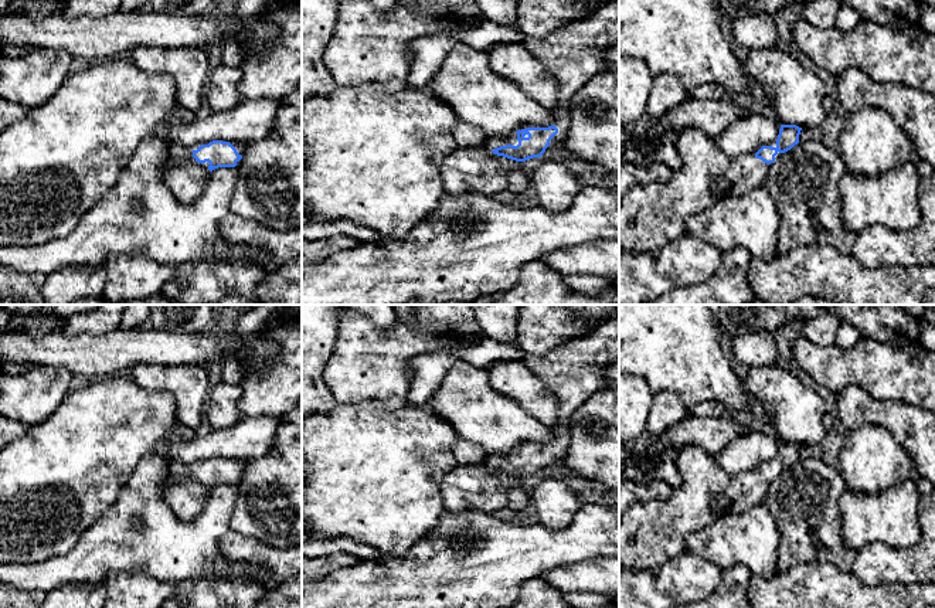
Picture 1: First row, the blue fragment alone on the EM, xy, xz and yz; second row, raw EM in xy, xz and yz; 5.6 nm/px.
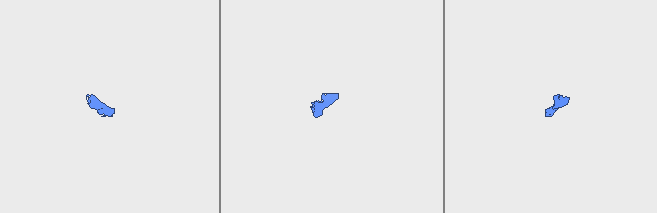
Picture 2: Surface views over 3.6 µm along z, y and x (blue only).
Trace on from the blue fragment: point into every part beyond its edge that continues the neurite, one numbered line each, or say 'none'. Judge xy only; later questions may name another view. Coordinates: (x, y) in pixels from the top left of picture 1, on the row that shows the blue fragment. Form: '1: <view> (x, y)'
1: xy (177, 153)

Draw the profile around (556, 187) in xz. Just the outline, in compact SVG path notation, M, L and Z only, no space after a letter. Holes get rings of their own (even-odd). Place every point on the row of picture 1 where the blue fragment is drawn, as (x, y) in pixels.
M543 156L531 171L530 181L538 197L538 206L550 213L568 210L584 184L567 170L564 163L547 160Z

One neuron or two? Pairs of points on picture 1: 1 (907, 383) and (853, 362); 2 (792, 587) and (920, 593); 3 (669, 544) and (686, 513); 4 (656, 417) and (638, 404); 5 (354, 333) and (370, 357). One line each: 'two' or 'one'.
1: one
2: one
3: one
4: two
5: one

